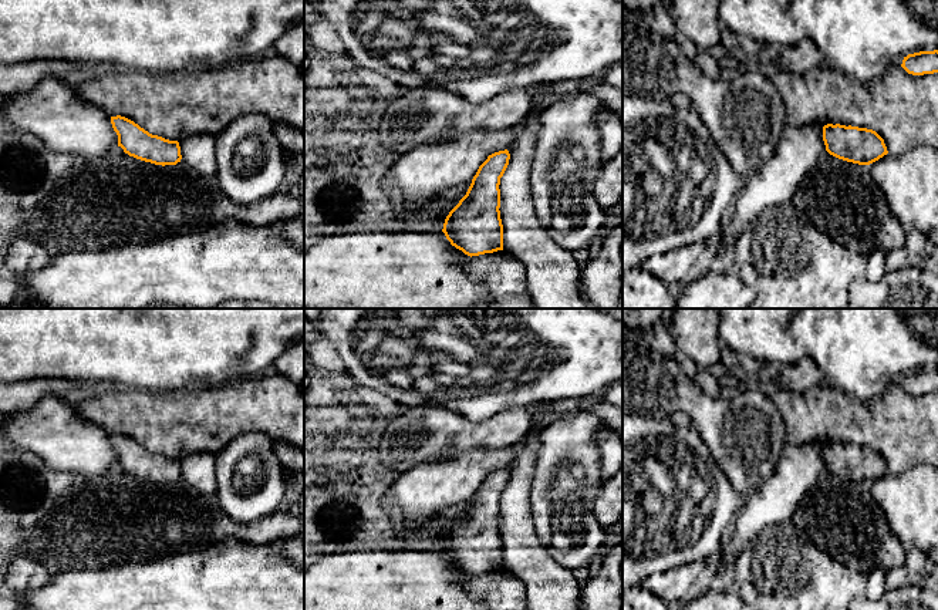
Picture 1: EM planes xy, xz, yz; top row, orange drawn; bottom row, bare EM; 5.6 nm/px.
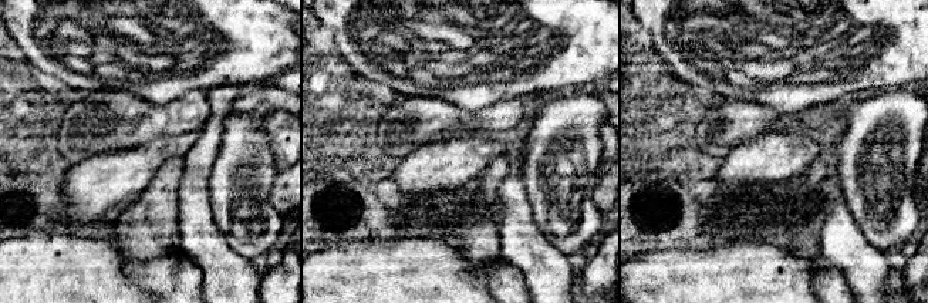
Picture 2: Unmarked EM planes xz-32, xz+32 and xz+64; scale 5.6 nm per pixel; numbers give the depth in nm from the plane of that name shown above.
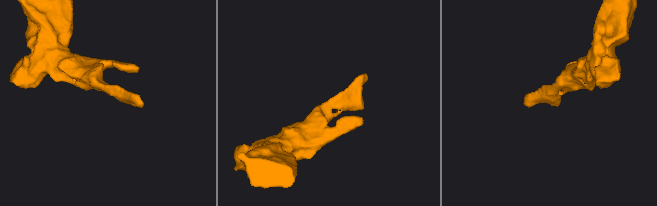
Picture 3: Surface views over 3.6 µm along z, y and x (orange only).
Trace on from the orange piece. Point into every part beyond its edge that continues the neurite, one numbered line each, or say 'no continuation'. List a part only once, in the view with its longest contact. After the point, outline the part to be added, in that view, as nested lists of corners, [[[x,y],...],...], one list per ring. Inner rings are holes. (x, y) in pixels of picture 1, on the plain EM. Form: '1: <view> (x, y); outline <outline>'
no continuation

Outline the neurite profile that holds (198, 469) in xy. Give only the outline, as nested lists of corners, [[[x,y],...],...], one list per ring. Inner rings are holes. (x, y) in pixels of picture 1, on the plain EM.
[[[192,454],[179,461],[182,481],[206,496],[216,495],[216,456]]]

